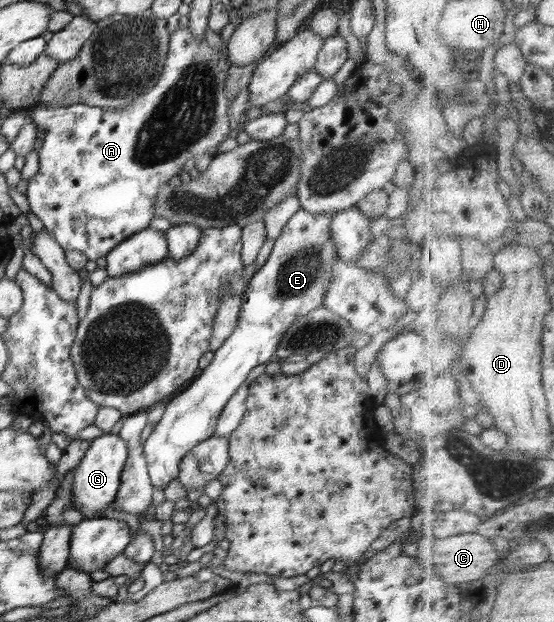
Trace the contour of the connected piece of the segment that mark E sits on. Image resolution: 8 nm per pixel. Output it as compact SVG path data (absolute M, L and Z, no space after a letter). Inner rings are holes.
M299 209L289 219L267 263L247 281L242 296L241 313L229 339L215 351L213 361L193 380L193 383L166 403L166 410L153 432L143 442L144 456L148 461L151 485L165 489L175 481L180 472L180 463L201 441L215 433L217 420L230 397L245 384L253 367L268 364L276 359L281 337L302 315L324 305L331 280L331 272L337 259L337 247L329 235L333 213L313 215Z

